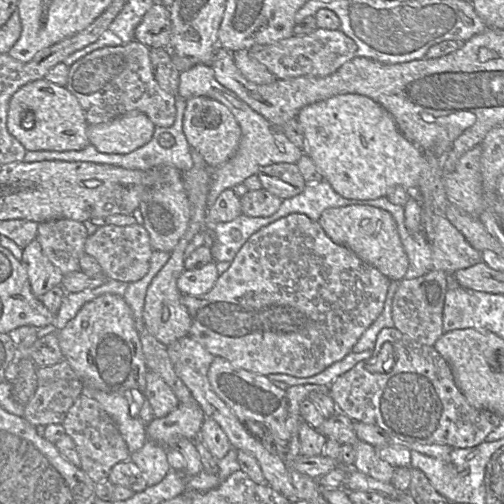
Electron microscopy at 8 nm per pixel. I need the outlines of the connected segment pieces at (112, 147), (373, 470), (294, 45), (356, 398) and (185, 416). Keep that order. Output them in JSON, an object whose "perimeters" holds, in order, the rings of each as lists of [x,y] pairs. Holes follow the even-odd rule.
{"perimeters":[[[[130,112],[107,123],[88,125],[89,144],[101,153],[128,154],[148,143],[156,126],[141,112]]],[[[358,441],[353,447],[354,469],[378,481],[391,483],[395,469],[379,458],[374,447],[363,441]]],[[[317,28],[302,36],[291,36],[268,45],[255,45],[249,54],[263,64],[276,79],[299,76],[325,77],[356,57],[356,43],[341,30]]],[[[384,328],[377,335],[372,356],[357,363],[351,370],[336,378],[330,385],[330,396],[338,411],[352,421],[380,427],[407,442],[420,444],[442,444],[452,448],[471,448],[485,442],[489,433],[498,427],[503,417],[472,407],[457,387],[448,362],[433,346],[418,343],[396,328]],[[391,343],[395,354],[395,365],[387,373],[371,373],[366,365],[374,364],[382,346]]],[[[195,400],[179,403],[168,415],[154,418],[147,424],[146,441],[154,441],[166,449],[179,438],[195,441],[199,438],[205,418],[203,410]]]]}

